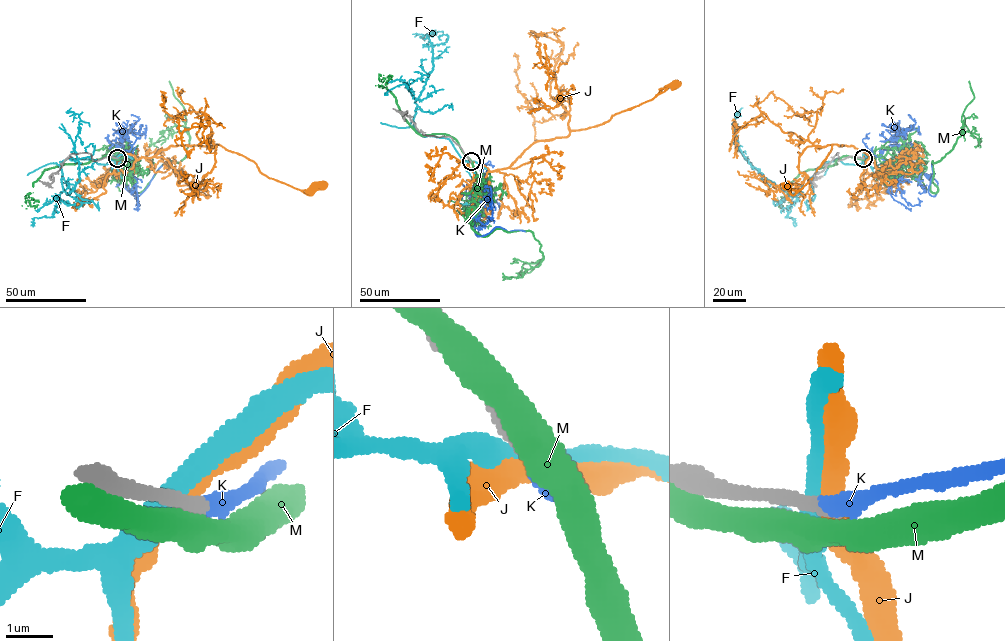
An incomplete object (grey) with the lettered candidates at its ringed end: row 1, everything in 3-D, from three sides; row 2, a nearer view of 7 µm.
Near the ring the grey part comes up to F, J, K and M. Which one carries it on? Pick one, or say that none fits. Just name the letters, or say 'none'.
K

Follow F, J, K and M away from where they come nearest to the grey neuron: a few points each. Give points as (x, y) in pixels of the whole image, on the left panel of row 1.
F: (116, 158), (60, 161), (63, 189), (69, 193), (79, 180), (80, 119), (71, 107)
J: (117, 158), (122, 153), (153, 157), (171, 146), (220, 144), (251, 160), (269, 178), (307, 195), (321, 185)
K: (117, 158), (123, 155), (124, 146), (121, 179), (129, 191), (138, 196), (158, 170), (171, 163)
M: (117, 159), (125, 162), (117, 178), (139, 193), (163, 164), (187, 155), (185, 111), (169, 81)

